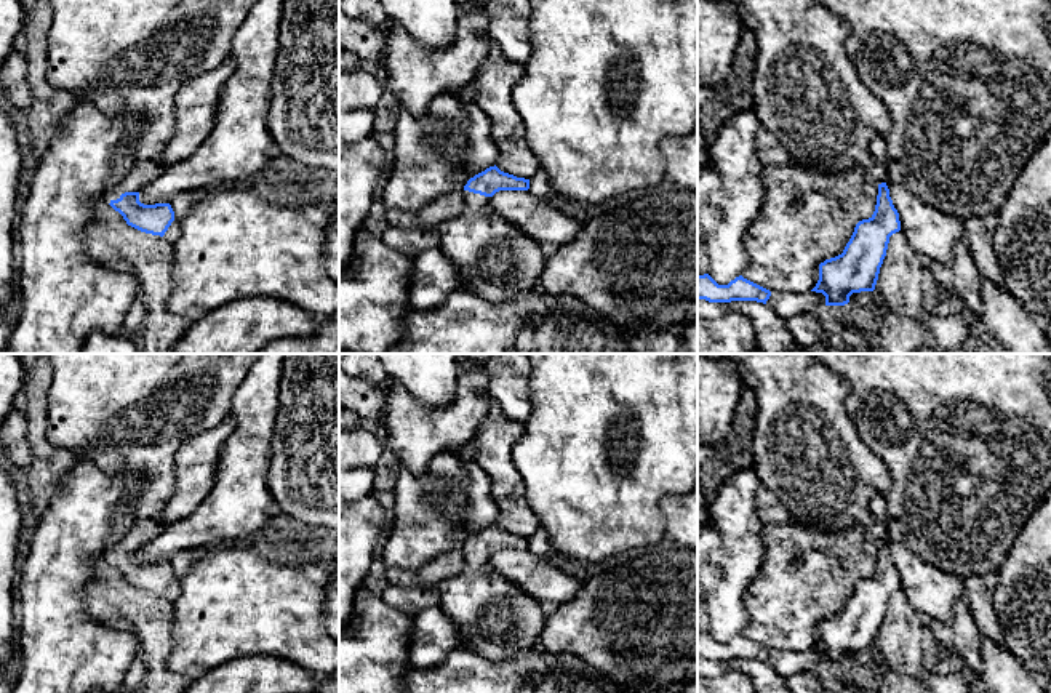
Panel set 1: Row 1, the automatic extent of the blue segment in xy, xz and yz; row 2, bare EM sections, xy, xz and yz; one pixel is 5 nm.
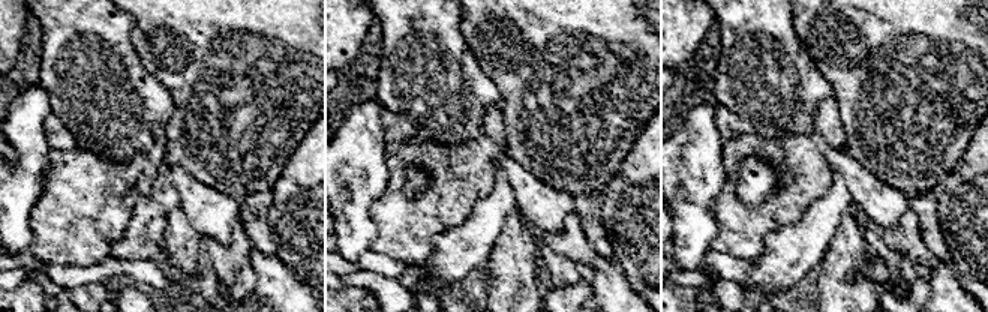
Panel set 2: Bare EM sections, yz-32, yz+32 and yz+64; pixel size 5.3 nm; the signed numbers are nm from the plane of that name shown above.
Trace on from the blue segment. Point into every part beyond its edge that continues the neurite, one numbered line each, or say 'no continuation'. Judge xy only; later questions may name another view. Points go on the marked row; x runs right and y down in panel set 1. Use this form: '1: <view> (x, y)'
1: xy (125, 56)

